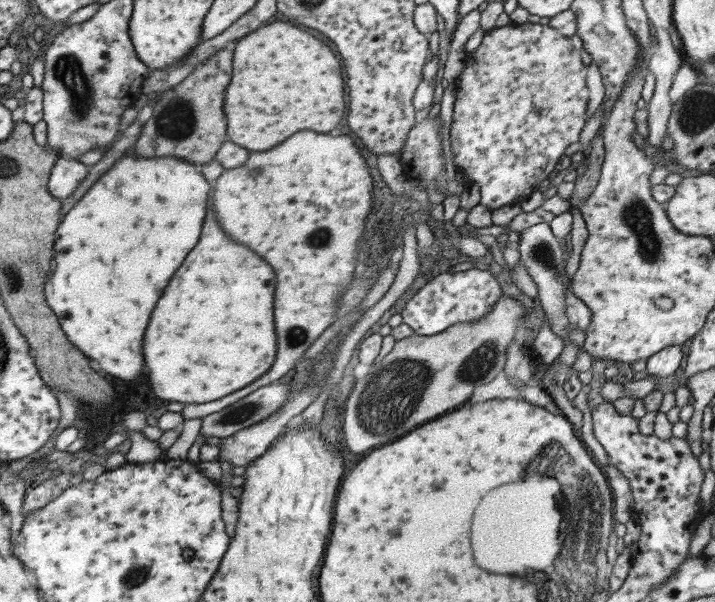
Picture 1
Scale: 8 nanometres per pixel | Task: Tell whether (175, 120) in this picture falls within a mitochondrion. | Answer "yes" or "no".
yes

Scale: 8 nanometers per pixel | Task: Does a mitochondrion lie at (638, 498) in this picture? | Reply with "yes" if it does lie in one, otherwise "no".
no

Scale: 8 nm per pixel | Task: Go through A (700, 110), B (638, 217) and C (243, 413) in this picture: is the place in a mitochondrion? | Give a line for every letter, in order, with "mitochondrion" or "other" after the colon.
A: mitochondrion
B: mitochondrion
C: mitochondrion

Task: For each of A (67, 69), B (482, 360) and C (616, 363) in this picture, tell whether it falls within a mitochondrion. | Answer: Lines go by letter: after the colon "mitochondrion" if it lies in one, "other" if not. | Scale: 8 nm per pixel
A: mitochondrion
B: mitochondrion
C: other

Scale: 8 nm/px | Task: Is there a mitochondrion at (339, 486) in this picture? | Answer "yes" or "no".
no

